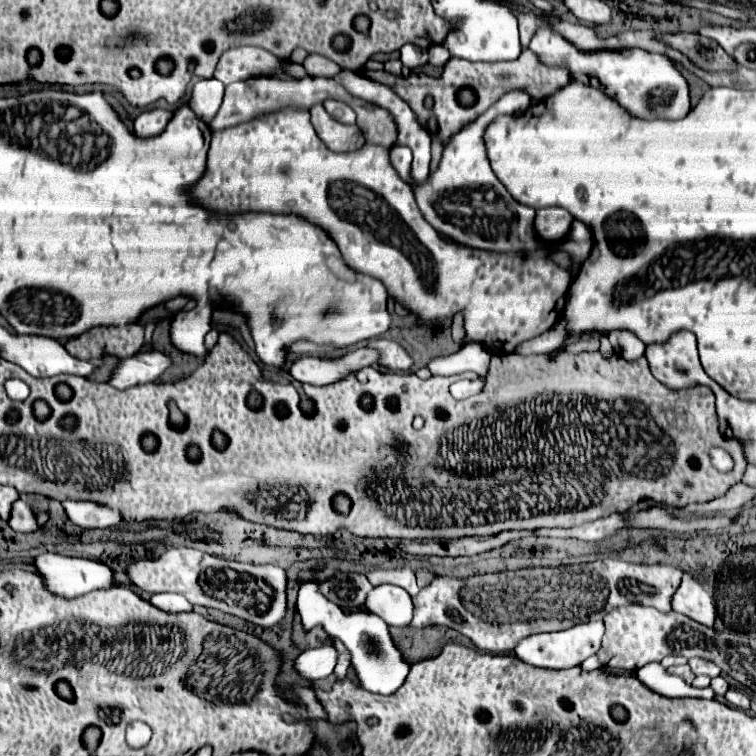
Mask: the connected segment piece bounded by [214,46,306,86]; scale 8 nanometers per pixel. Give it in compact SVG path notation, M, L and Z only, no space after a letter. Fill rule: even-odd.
M242 46L242 48L230 48L222 54L218 62L214 77L225 86L230 82L246 80L250 76L268 76L280 66L286 68L288 74L296 78L304 78L306 72L300 64L284 64L280 58L272 56L270 52L254 46Z

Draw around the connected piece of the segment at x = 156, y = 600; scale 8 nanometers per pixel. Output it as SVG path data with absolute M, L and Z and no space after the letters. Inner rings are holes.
M154 594L150 602L156 608L162 608L164 612L190 612L192 610L192 604L188 604L188 600L182 598L180 594Z

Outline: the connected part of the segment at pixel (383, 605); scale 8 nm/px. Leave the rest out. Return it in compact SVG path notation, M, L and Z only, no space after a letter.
M390 584L376 586L366 598L366 608L378 614L388 626L408 626L414 610L408 592Z

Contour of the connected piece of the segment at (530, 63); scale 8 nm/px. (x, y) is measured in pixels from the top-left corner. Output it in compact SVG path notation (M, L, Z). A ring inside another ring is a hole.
M522 50L520 58L514 60L514 62L486 64L486 62L468 62L468 60L462 60L462 58L452 58L444 66L444 72L442 72L440 78L426 76L426 74L416 74L416 72L412 72L406 78L406 76L388 74L384 70L382 72L364 72L364 76L368 76L370 80L378 80L378 82L384 82L384 84L392 86L394 92L402 100L406 100L410 104L410 108L416 112L422 126L426 126L426 120L430 116L434 116L436 122L438 122L440 138L444 142L450 136L454 136L456 132L460 132L462 126L466 126L476 116L480 116L488 106L492 106L508 90L522 88L534 100L542 100L542 98L554 94L556 90L564 88L570 82L570 72L566 72L564 66L550 68L550 66L542 64L538 60L538 56L530 50ZM426 96L434 96L434 108L432 110L424 108L424 98Z

